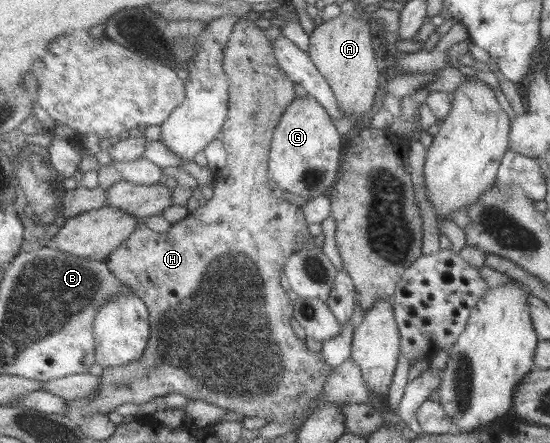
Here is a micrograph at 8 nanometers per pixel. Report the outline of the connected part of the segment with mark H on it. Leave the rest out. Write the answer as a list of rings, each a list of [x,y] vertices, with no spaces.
[[[240,19],[230,35],[230,43],[225,51],[225,70],[226,75],[230,79],[229,90],[229,116],[225,126],[222,128],[223,142],[228,151],[228,164],[222,170],[218,170],[214,174],[214,192],[210,200],[206,201],[204,206],[194,210],[187,218],[184,218],[178,223],[171,224],[169,230],[164,233],[152,231],[144,218],[140,218],[137,230],[125,241],[124,244],[118,246],[116,250],[108,257],[111,270],[118,276],[118,279],[125,281],[130,287],[135,290],[134,293],[144,300],[149,308],[151,317],[151,338],[149,346],[146,348],[145,354],[137,361],[132,363],[132,367],[111,367],[105,369],[101,375],[100,393],[96,397],[88,399],[69,400],[67,413],[80,414],[82,417],[88,417],[93,413],[100,412],[103,414],[110,413],[114,407],[120,407],[124,403],[143,404],[152,401],[154,397],[164,398],[169,393],[181,393],[187,395],[191,399],[200,399],[219,405],[222,409],[228,409],[235,414],[241,414],[243,417],[262,417],[270,419],[276,423],[293,423],[295,419],[304,417],[307,407],[310,407],[325,390],[325,383],[328,381],[329,375],[334,371],[332,366],[328,365],[323,351],[310,351],[308,345],[302,339],[298,339],[298,335],[294,333],[292,327],[292,317],[295,317],[295,301],[290,299],[288,291],[282,287],[280,279],[282,273],[285,273],[286,262],[292,255],[302,249],[316,249],[313,247],[316,236],[310,233],[310,223],[308,223],[305,212],[302,211],[303,206],[296,206],[286,200],[282,200],[277,194],[278,190],[272,190],[268,186],[268,181],[272,179],[270,171],[271,148],[273,147],[273,137],[277,130],[278,124],[281,122],[282,116],[285,114],[287,107],[296,99],[296,91],[294,91],[294,81],[290,79],[286,72],[280,67],[276,53],[274,51],[273,39],[268,39],[264,29],[260,29],[256,25],[256,21],[252,19]]]

